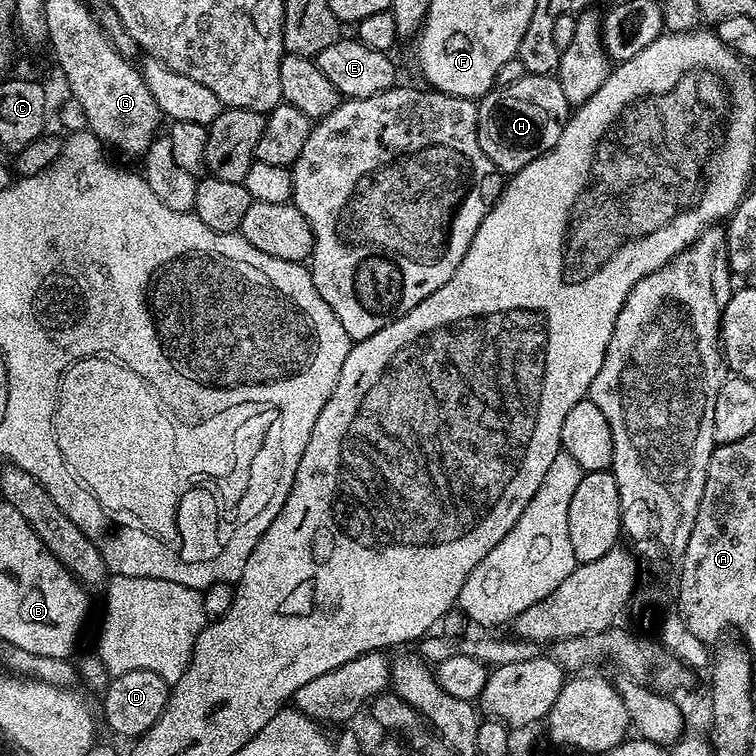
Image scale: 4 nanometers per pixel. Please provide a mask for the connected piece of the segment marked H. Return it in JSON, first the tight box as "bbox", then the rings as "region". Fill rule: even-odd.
{"bbox":[477,74,570,174],"region":[[[525,74],[521,80],[513,84],[497,86],[491,92],[481,96],[477,106],[478,114],[478,146],[494,162],[501,173],[511,174],[522,170],[522,166],[530,166],[534,158],[546,154],[562,138],[562,130],[570,115],[570,105],[566,94],[562,94],[562,86],[556,76],[534,76]]]}

